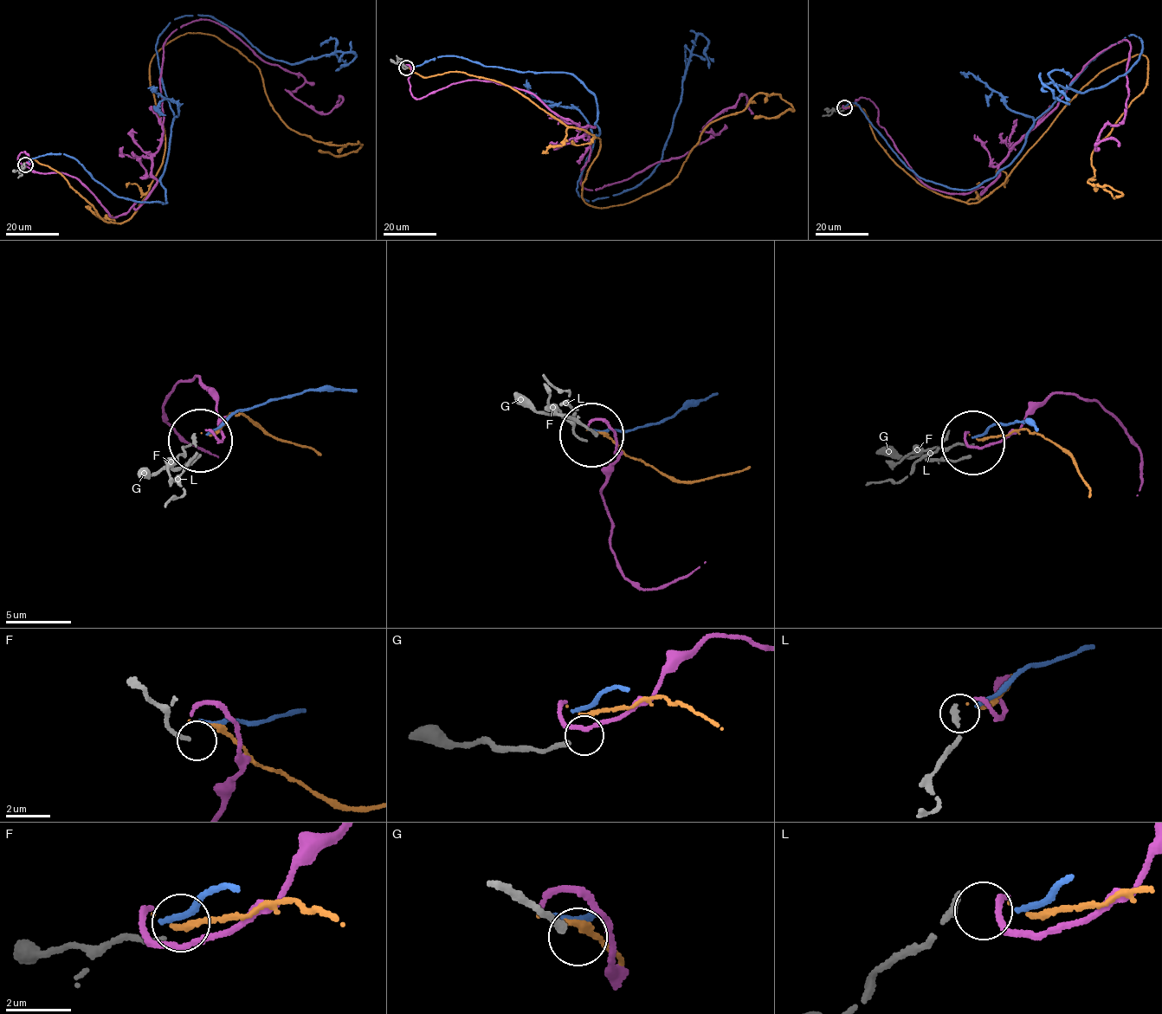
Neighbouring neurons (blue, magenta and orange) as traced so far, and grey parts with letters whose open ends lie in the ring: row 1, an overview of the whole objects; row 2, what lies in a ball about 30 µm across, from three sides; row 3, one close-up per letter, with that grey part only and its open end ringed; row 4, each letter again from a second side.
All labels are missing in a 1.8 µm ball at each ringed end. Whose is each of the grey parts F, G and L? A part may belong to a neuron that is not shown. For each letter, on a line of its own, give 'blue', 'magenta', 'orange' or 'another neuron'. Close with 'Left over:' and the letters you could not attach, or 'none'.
F: another neuron
G: another neuron
L: orange
Left over: F, G

